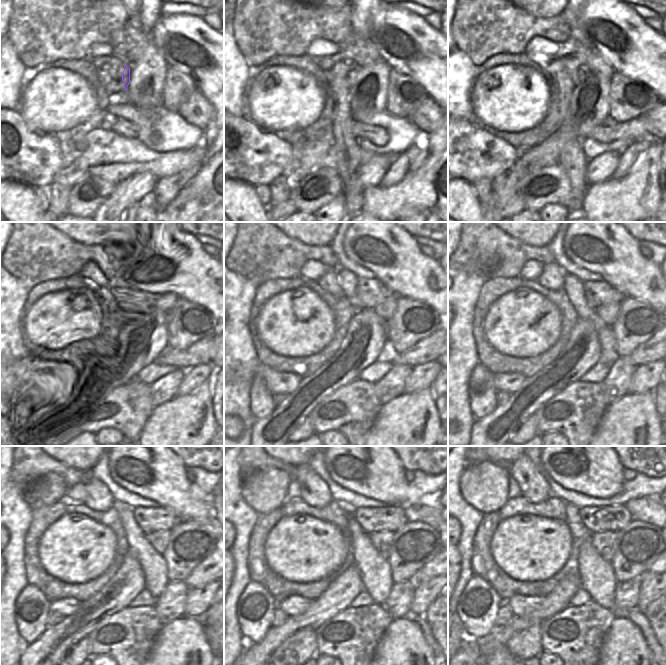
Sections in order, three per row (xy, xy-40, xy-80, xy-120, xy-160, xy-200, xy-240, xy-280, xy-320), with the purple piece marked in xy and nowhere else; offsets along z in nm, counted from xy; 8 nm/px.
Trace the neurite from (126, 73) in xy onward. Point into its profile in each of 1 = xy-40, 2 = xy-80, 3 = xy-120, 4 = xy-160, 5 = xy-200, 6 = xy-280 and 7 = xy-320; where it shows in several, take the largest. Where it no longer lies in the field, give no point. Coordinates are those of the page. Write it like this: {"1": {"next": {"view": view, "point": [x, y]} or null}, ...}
{"1": {"next": {"view": "xy-40", "point": [350, 73]}}, "2": {"next": {"view": "xy-80", "point": [571, 76]}}, "3": {"next": {"view": "xy-120", "point": [107, 286]}}, "4": {"next": {"view": "xy-160", "point": [329, 282]}}, "5": {"next": {"view": "xy-200", "point": [552, 277]}}, "6": {"next": {"view": "xy-280", "point": [314, 491]}}, "7": {"next": {"view": "xy-320", "point": [533, 486]}}}

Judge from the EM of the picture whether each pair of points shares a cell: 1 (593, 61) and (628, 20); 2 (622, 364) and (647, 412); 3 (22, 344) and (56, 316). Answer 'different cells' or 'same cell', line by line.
1: different cells
2: different cells
3: different cells

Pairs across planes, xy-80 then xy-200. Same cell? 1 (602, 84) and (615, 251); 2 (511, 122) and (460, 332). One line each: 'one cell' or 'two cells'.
1: two cells
2: two cells

